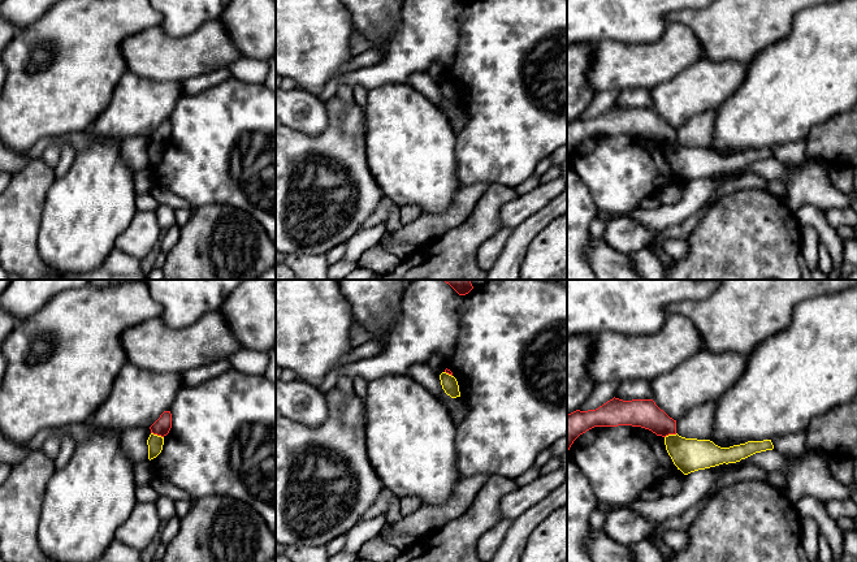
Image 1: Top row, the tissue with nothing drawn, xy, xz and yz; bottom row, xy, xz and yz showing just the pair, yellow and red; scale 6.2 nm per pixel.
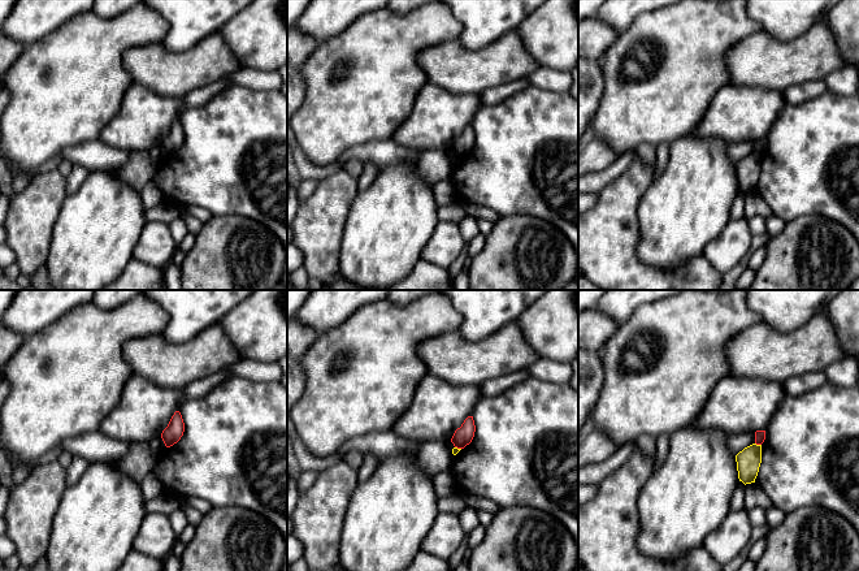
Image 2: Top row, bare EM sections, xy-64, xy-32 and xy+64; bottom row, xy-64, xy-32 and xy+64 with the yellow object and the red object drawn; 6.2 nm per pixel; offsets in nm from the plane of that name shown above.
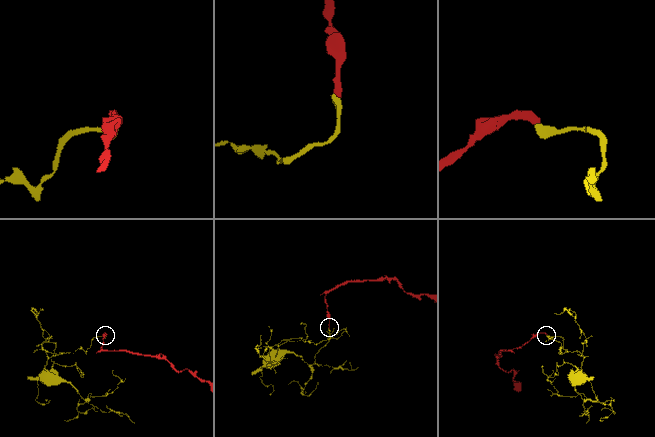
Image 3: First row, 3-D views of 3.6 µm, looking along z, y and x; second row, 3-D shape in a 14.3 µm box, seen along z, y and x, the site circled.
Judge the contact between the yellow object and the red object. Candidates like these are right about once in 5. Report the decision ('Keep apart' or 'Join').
Keep apart

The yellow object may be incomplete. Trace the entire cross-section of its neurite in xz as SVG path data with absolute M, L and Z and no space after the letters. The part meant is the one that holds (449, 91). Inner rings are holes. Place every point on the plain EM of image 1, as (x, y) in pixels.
M442 81L440 83L440 88L441 88L442 98L447 104L450 104L451 107L460 105L459 94L454 85Z

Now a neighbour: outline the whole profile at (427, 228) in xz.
M477 182L469 186L462 186L446 212L421 215L395 233L382 237L382 242L386 245L410 243L416 247L430 243L466 221L489 185L488 182Z

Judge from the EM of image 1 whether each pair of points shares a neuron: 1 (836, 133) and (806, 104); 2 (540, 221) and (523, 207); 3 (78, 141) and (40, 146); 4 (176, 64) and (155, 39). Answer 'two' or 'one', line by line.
1: two
2: two
3: one
4: one

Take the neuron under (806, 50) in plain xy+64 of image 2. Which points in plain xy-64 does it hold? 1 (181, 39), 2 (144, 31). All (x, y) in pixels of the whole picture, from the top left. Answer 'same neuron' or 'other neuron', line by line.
1: other neuron
2: other neuron

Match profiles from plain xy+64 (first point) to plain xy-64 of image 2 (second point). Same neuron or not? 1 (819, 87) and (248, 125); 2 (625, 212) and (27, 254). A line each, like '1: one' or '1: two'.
1: two
2: one

